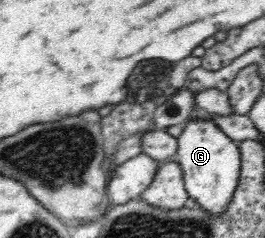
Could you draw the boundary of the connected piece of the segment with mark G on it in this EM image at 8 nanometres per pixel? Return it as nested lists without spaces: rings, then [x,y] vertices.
[[[192,120],[177,138],[174,159],[183,171],[184,187],[196,206],[212,216],[223,216],[237,190],[241,174],[241,153],[234,140],[214,122]]]

